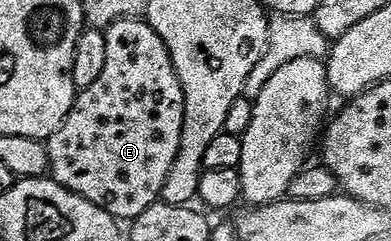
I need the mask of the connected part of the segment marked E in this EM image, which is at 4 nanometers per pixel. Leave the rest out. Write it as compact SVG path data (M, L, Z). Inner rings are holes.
M123 19L114 22L104 32L106 38L106 49L108 50L108 59L104 62L104 74L92 82L92 86L81 89L77 93L72 110L68 118L60 126L60 130L50 137L46 144L46 155L48 157L49 175L59 184L64 186L70 192L75 192L80 198L92 202L98 208L102 208L109 216L117 218L119 221L133 222L139 216L145 216L149 208L155 207L159 203L162 195L162 187L172 170L172 162L176 162L176 154L180 150L180 134L184 126L184 90L180 86L180 78L172 66L172 58L156 30L146 23L145 19Z

